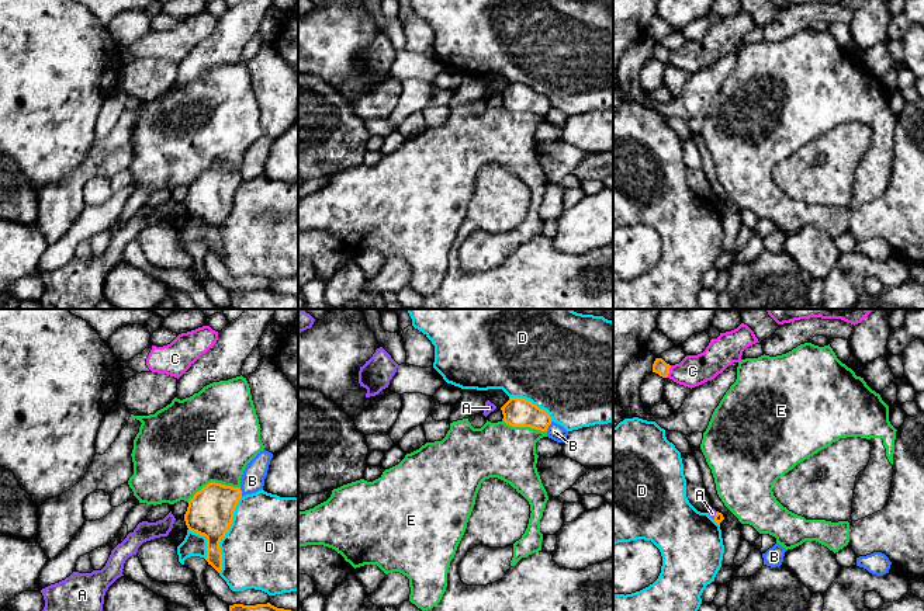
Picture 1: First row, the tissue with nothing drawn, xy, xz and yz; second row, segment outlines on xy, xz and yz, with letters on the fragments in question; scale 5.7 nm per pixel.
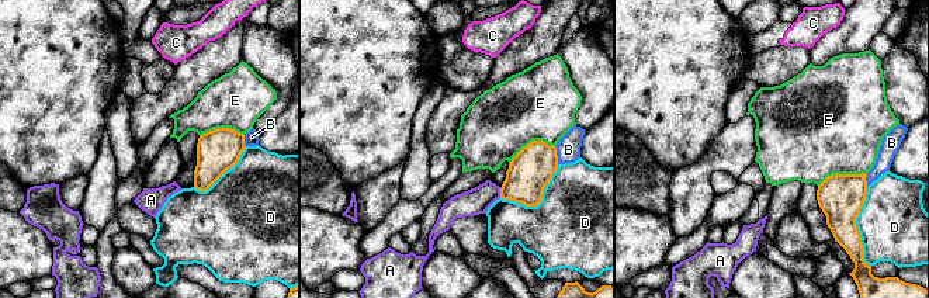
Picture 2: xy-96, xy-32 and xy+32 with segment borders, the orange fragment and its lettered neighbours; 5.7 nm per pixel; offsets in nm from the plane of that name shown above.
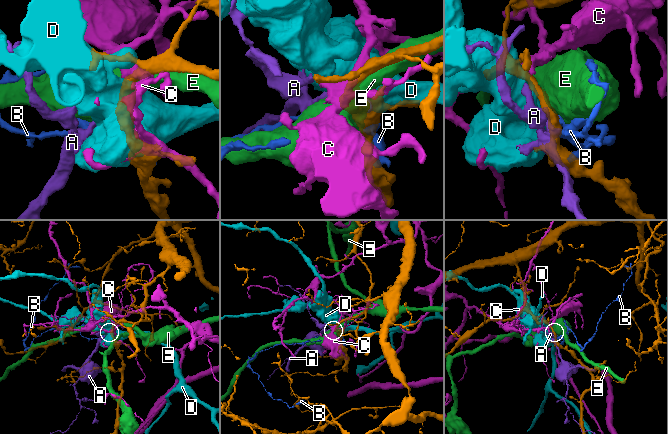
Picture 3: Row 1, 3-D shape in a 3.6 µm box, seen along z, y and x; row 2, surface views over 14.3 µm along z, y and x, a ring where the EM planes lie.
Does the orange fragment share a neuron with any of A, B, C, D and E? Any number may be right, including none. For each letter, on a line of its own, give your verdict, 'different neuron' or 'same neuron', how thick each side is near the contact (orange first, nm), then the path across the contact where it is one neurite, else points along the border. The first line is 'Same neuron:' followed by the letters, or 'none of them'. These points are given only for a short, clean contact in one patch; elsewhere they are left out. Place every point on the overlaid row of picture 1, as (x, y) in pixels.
Same neuron: none of them
A: different neuron; calibres 50 and 50 nm; border yz (717, 511), (713, 518)
B: different neuron; calibres 260 and 140 nm
C: different neuron; calibres 90 and 180 nm
D: different neuron; calibres 260 and 480 nm
E: different neuron; calibres 260 and 500 nm

